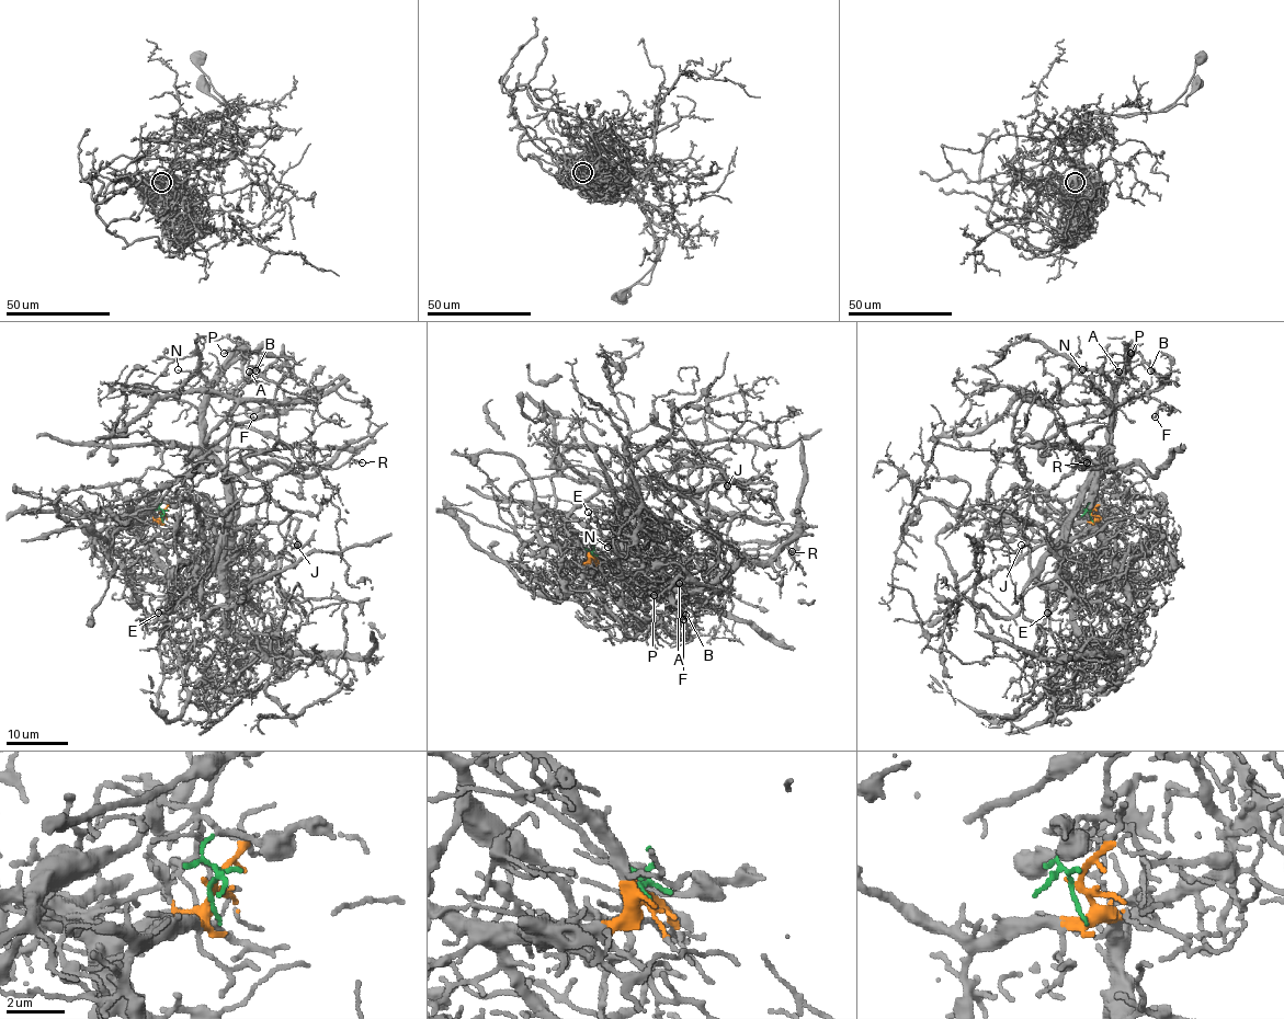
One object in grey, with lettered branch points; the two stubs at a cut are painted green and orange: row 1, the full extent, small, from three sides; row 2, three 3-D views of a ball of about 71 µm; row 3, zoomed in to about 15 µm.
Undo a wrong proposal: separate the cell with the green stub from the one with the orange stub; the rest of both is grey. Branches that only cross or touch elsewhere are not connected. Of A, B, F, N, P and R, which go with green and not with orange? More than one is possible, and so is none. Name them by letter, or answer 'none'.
A, B, F, N, P, R

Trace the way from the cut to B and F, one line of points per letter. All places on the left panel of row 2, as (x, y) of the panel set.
B: (161, 514), (161, 491), (181, 476), (189, 476), (206, 458), (201, 404), (230, 391), (256, 370)
F: (161, 514), (161, 491), (181, 476), (189, 476), (206, 458), (201, 404), (211, 397), (233, 393), (253, 416)

